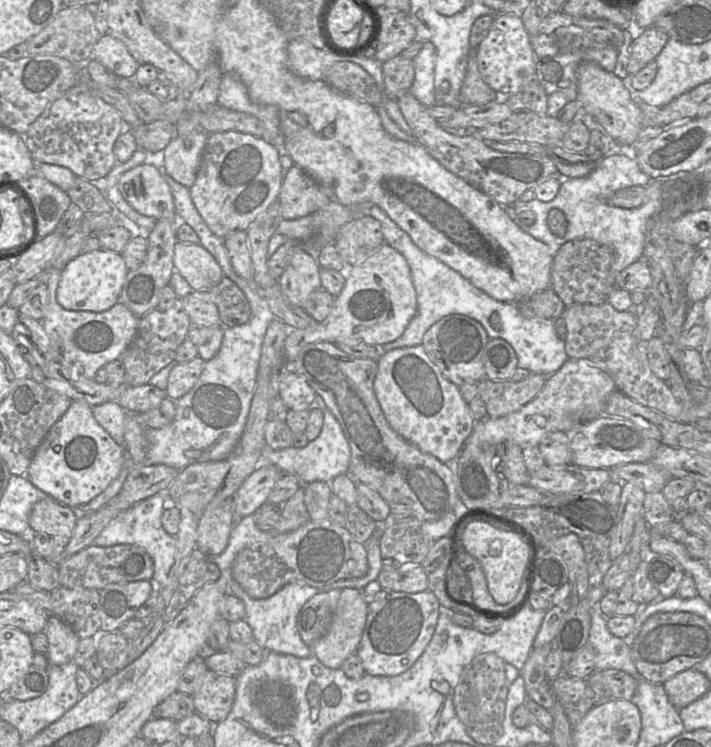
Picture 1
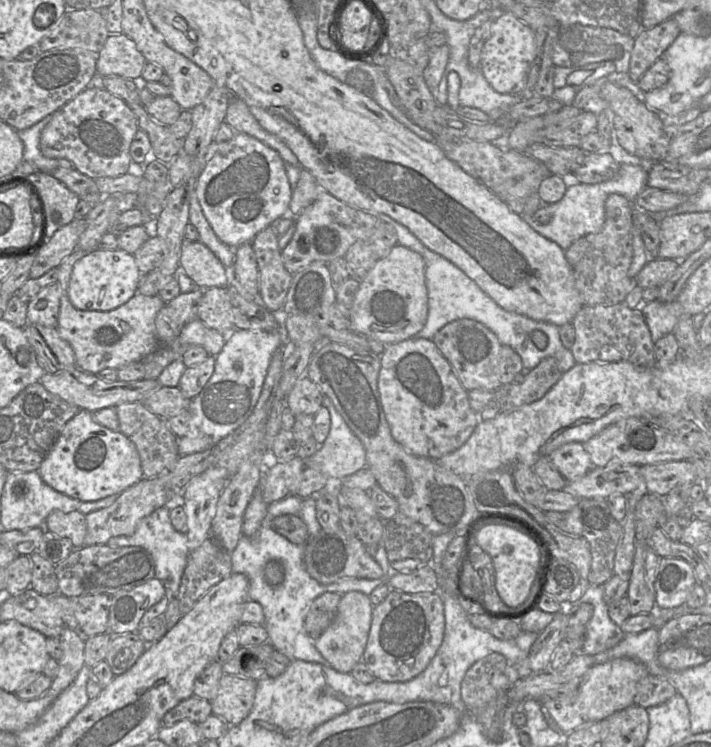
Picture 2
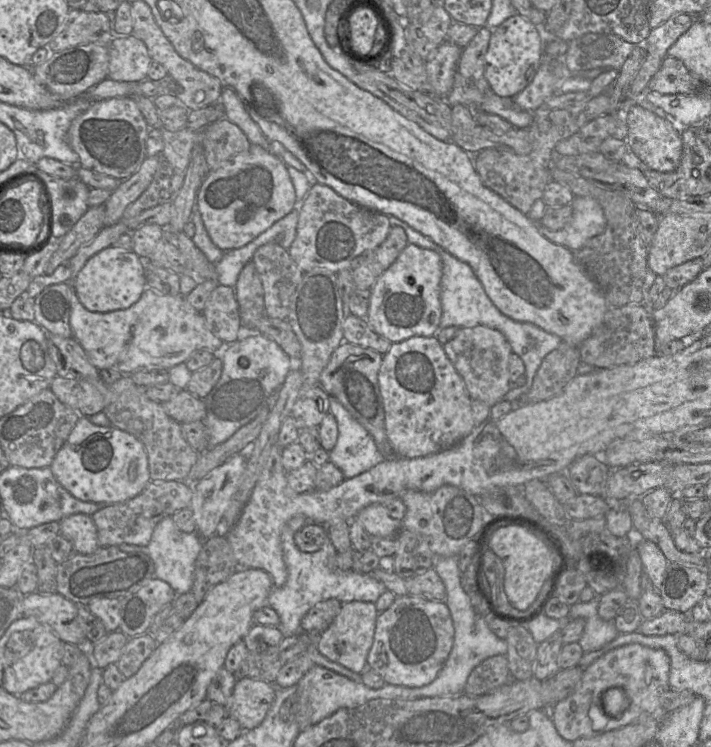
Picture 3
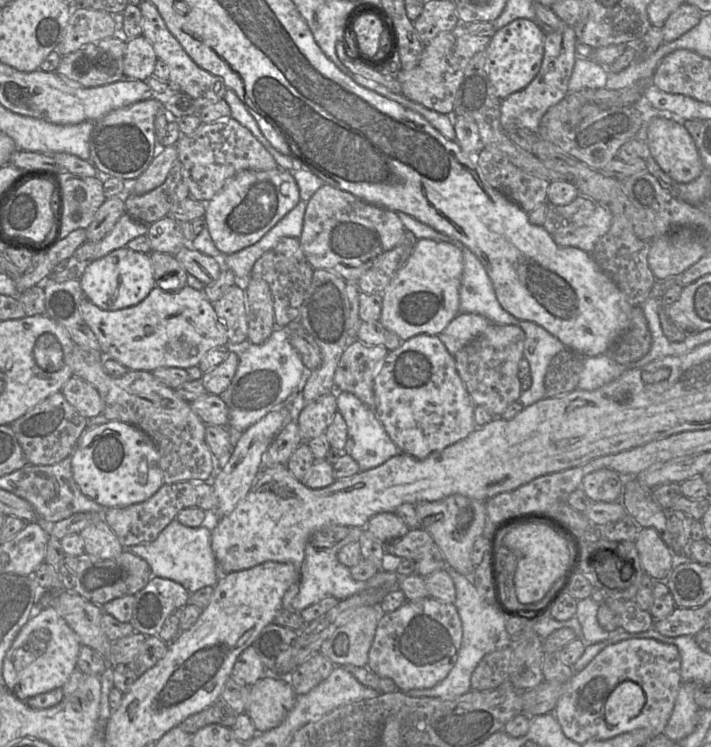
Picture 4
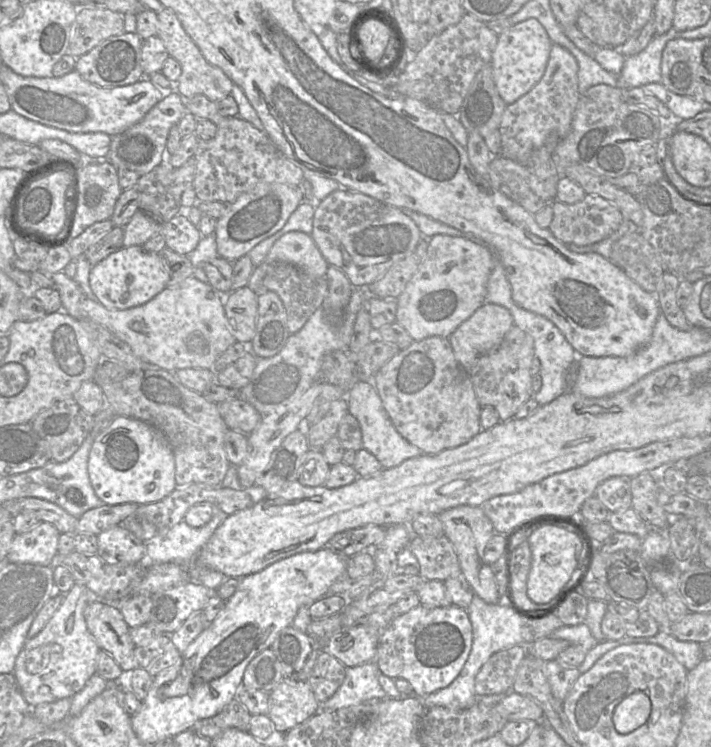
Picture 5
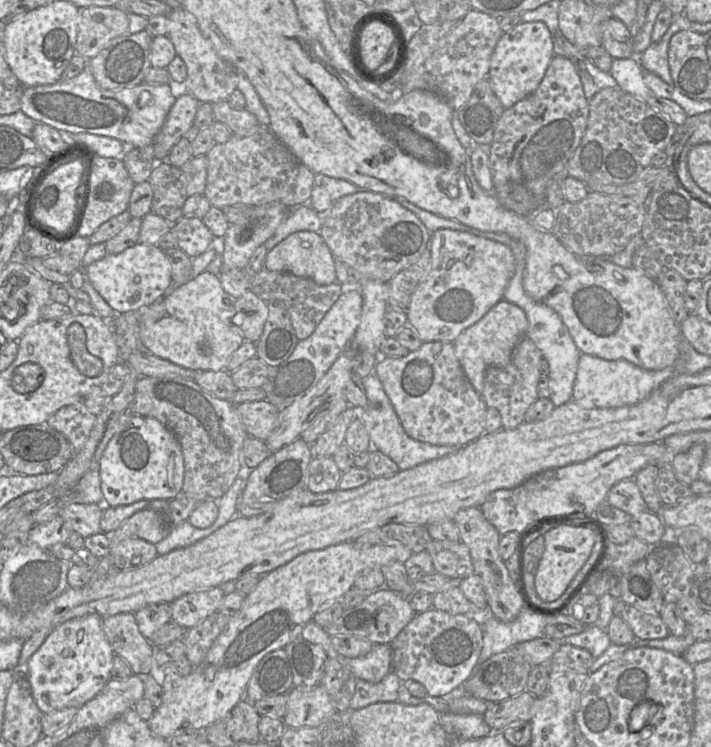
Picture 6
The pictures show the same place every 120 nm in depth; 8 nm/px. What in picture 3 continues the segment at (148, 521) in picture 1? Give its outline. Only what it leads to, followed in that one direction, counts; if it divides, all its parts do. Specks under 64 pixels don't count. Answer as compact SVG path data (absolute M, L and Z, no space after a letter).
M172 516L162 519L154 528L150 543L146 546L121 544L123 552L142 552L148 555L155 566L155 577L167 582L178 594L192 589L195 562L202 548L203 540L195 533L185 533L178 529Z

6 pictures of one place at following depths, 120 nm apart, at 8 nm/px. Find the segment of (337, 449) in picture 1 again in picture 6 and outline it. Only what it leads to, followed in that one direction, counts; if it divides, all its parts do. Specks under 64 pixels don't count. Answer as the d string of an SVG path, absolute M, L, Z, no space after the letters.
M375 373L364 377L362 382L368 399L368 407L354 407L355 417L361 419L368 431L372 448L391 458L400 470L413 468L417 465L453 454L461 447L433 445L414 440L403 429L394 408L385 393L383 385Z

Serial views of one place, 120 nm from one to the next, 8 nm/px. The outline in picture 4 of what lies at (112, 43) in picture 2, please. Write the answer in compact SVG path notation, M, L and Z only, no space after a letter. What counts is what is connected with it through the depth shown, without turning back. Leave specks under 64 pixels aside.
M144 36L128 40L123 59L125 78L147 80L153 76L157 60L152 44Z

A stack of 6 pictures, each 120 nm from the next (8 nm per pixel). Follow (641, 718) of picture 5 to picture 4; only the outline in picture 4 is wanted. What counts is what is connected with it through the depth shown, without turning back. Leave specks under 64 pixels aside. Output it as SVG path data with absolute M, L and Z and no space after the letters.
M632 681L620 683L609 695L604 706L607 724L616 726L637 717L645 702L645 693L637 683Z

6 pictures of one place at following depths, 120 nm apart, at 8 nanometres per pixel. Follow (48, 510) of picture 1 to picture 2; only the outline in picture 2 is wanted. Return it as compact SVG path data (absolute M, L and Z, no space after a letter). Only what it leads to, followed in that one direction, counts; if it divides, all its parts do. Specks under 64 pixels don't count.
M53 511L47 517L43 527L48 532L69 539L75 549L84 546L87 522L86 516L81 512Z

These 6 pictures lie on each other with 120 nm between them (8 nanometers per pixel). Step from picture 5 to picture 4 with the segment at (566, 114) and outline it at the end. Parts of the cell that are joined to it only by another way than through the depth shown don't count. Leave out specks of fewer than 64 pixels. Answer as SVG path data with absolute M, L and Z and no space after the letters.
M561 23L557 31L546 34L540 71L528 86L502 100L500 121L505 131L525 128L538 132L545 113L569 93L568 84L578 57L577 44L574 29L566 23Z

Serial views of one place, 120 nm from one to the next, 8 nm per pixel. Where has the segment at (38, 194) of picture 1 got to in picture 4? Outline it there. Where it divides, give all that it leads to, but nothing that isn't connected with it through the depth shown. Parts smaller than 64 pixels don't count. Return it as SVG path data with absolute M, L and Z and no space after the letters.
M67 171L54 175L59 199L59 238L79 228L86 229L106 197L103 177L80 177Z

